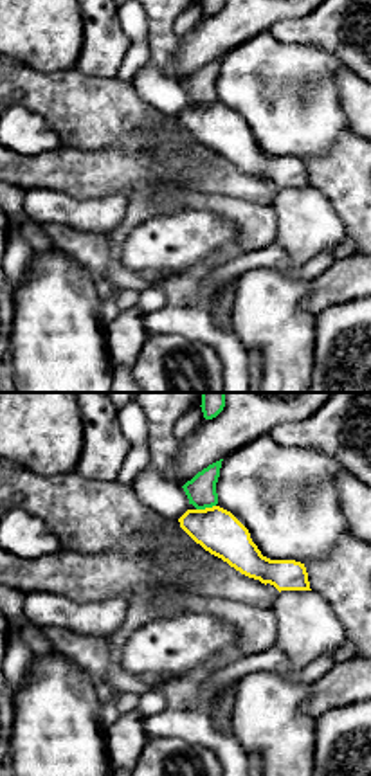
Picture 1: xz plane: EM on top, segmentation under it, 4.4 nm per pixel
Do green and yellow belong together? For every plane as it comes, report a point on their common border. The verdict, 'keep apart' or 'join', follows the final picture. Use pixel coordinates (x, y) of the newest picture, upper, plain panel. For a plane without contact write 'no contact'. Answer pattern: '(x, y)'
(206, 103)

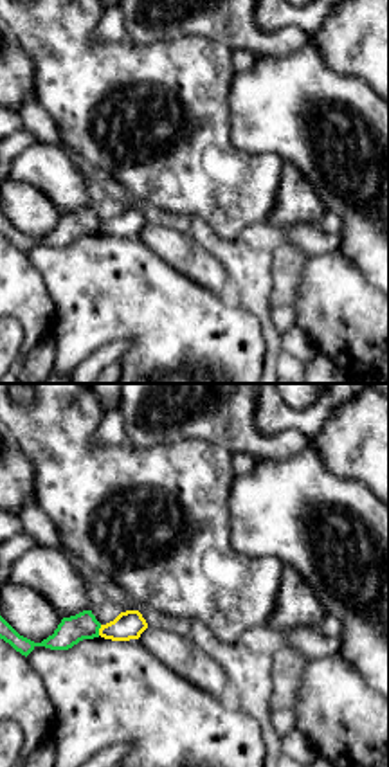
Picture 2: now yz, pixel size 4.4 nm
(98, 227)

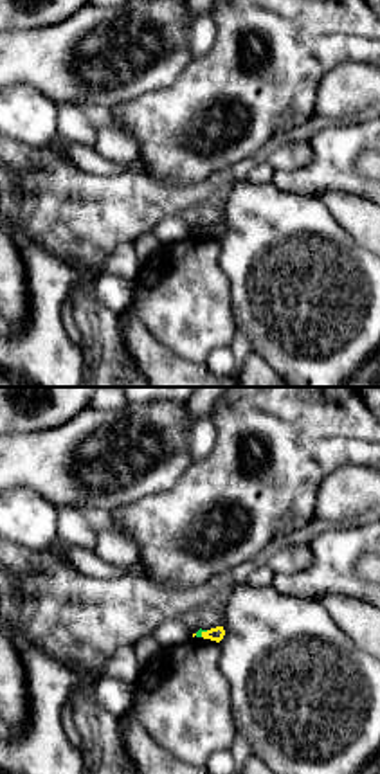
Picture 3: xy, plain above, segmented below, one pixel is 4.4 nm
(204, 227)

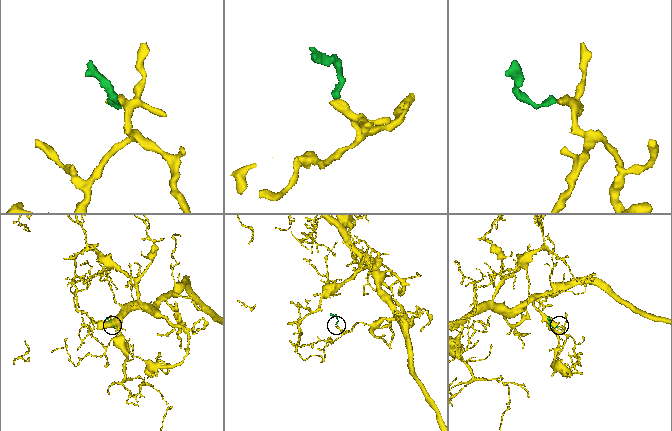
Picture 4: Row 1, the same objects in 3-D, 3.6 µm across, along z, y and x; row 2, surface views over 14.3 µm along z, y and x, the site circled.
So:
keep apart

